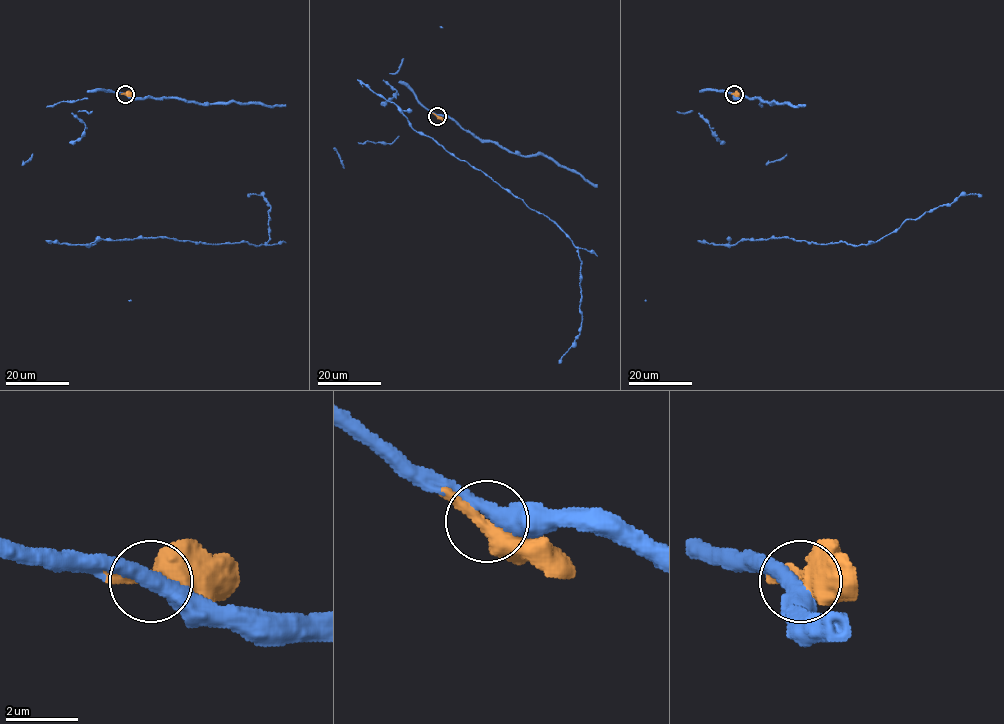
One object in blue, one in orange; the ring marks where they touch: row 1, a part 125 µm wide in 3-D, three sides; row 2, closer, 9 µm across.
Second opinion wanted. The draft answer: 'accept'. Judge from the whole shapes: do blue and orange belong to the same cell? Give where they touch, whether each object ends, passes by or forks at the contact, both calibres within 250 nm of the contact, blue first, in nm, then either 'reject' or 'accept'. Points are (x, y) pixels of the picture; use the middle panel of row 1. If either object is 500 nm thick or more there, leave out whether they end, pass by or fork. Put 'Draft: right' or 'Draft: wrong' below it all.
(437, 116) | blue passes by | orange passes by | 420/480 nm | accept
Draft: right

